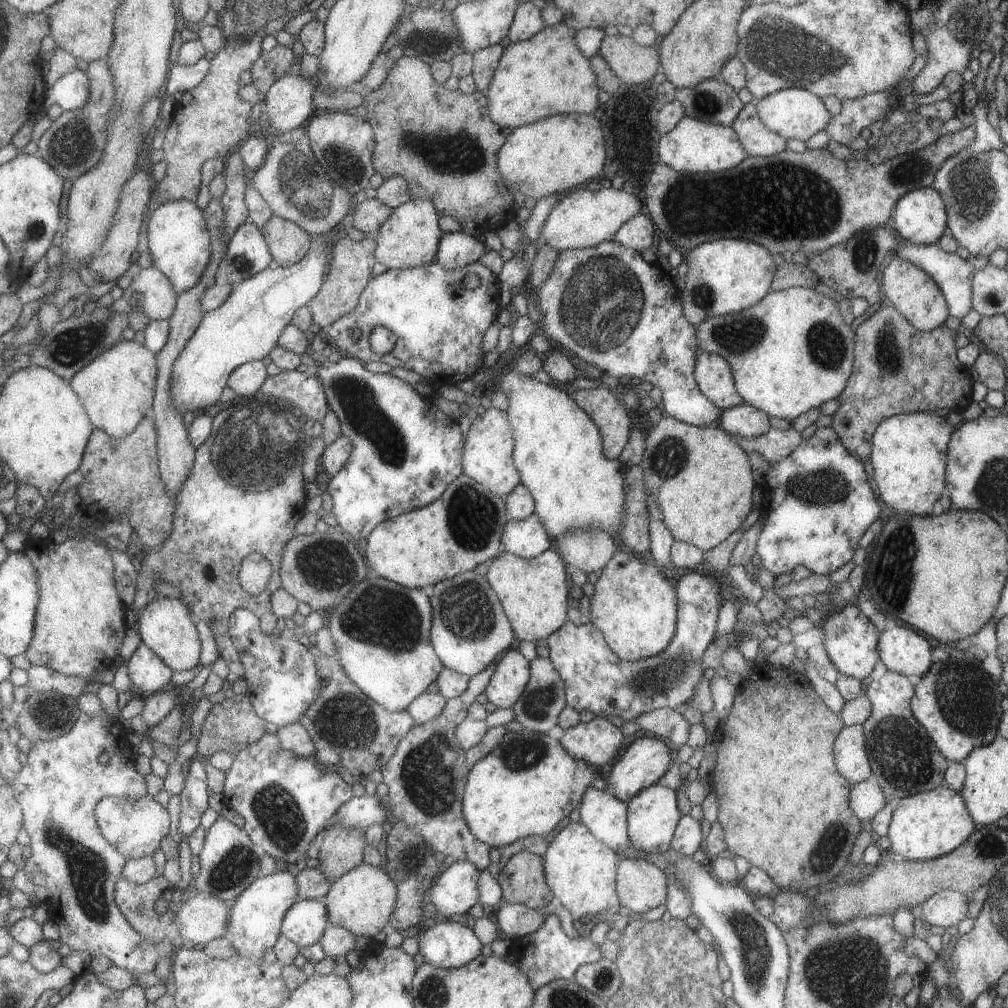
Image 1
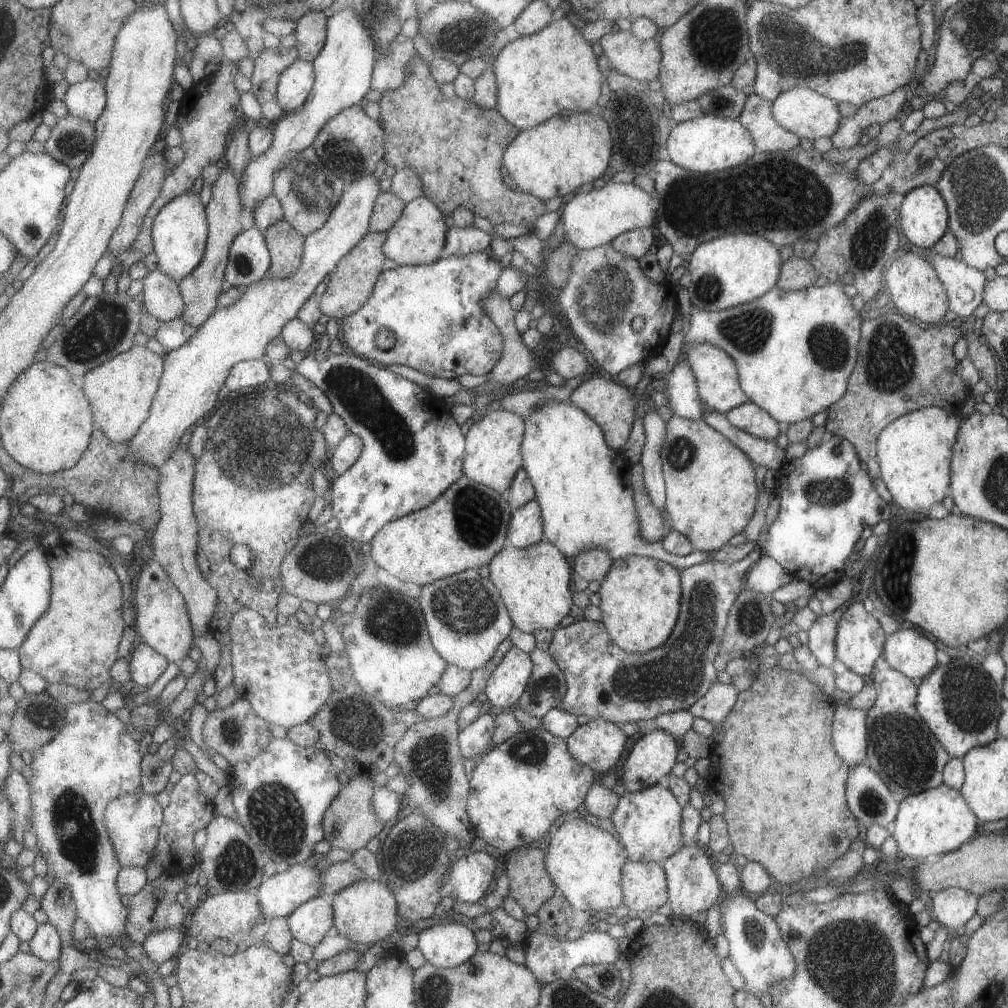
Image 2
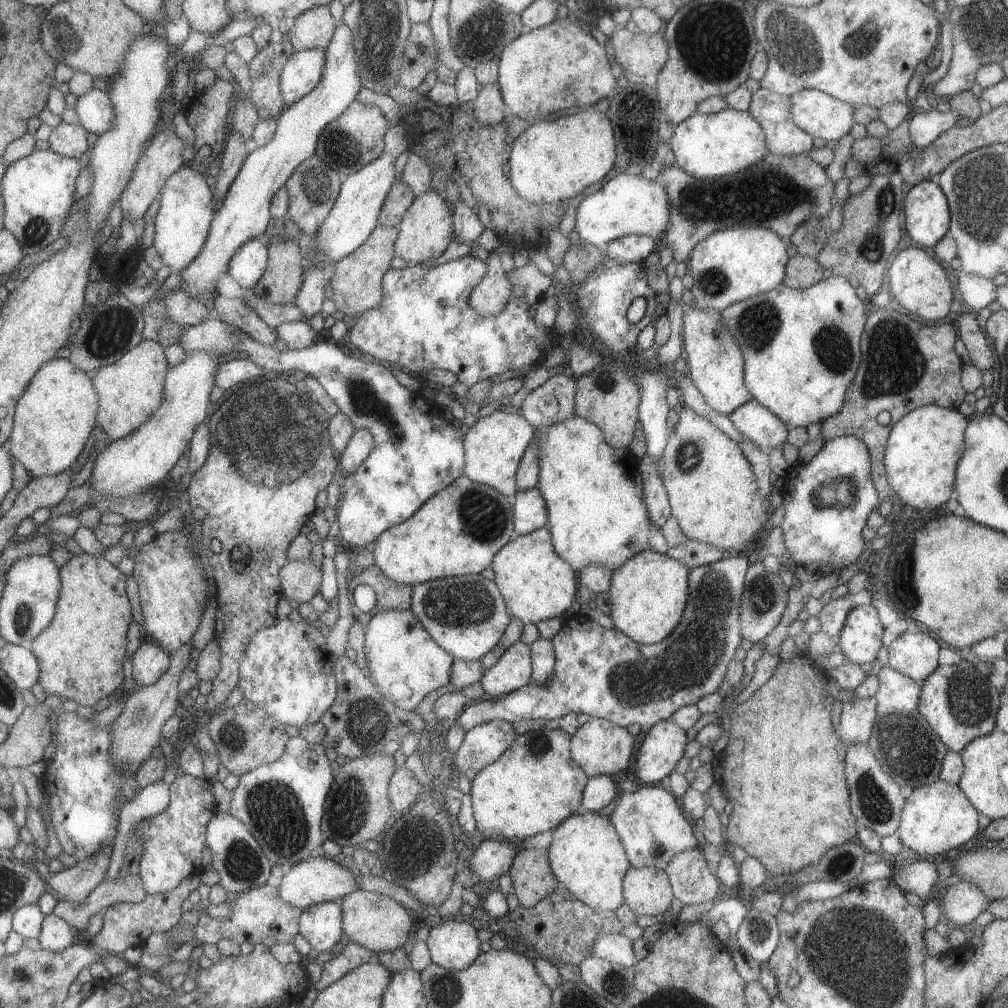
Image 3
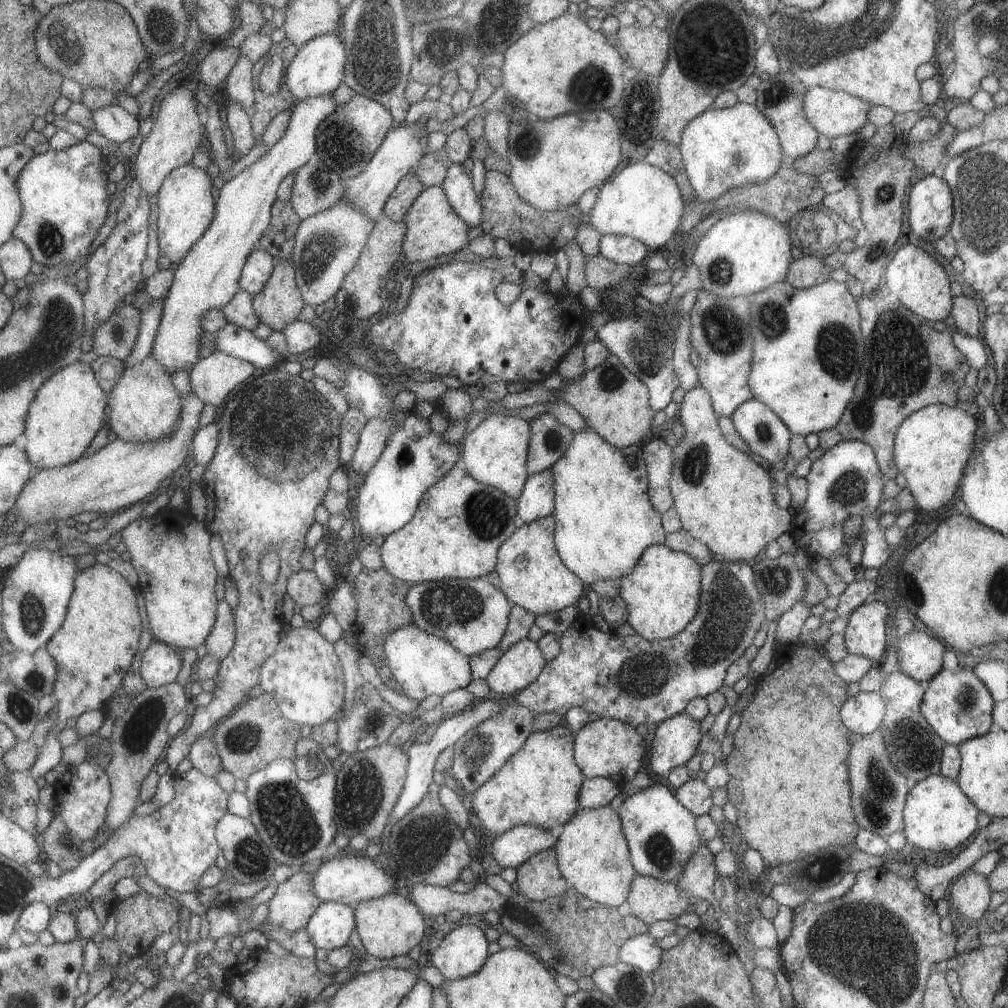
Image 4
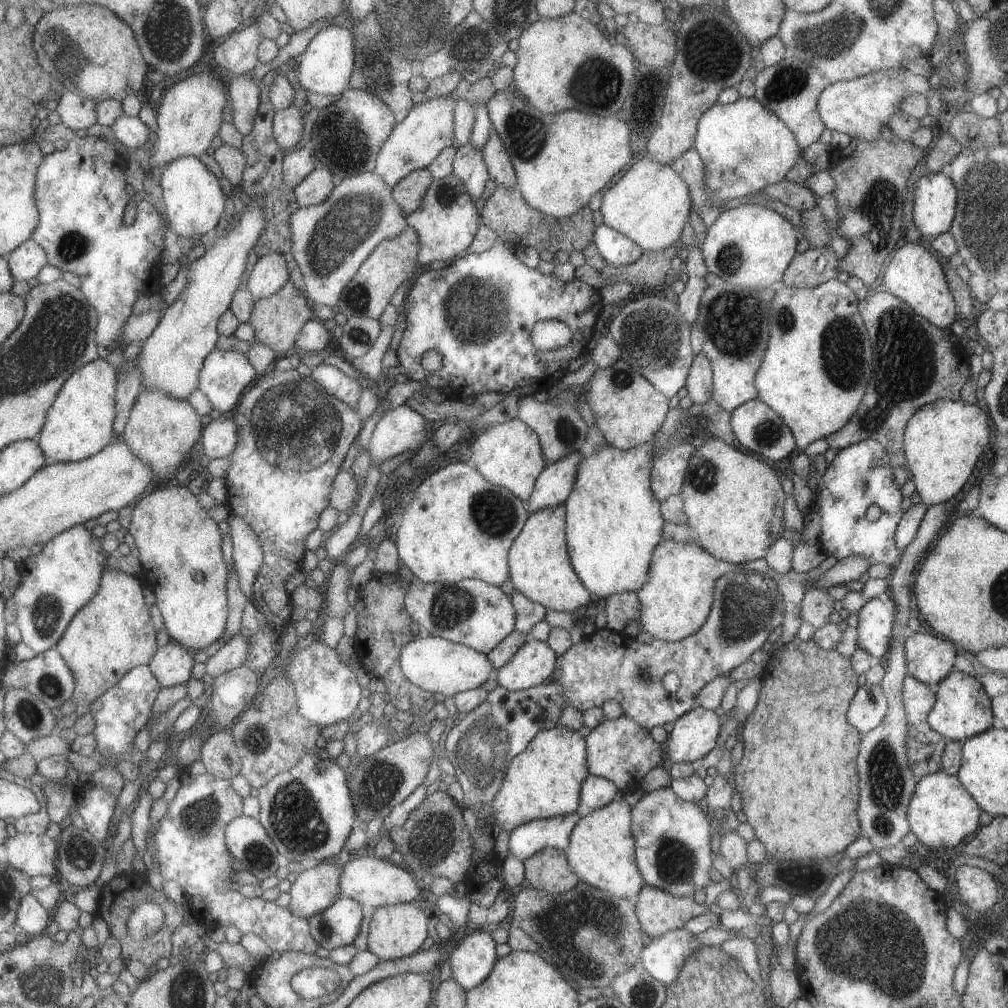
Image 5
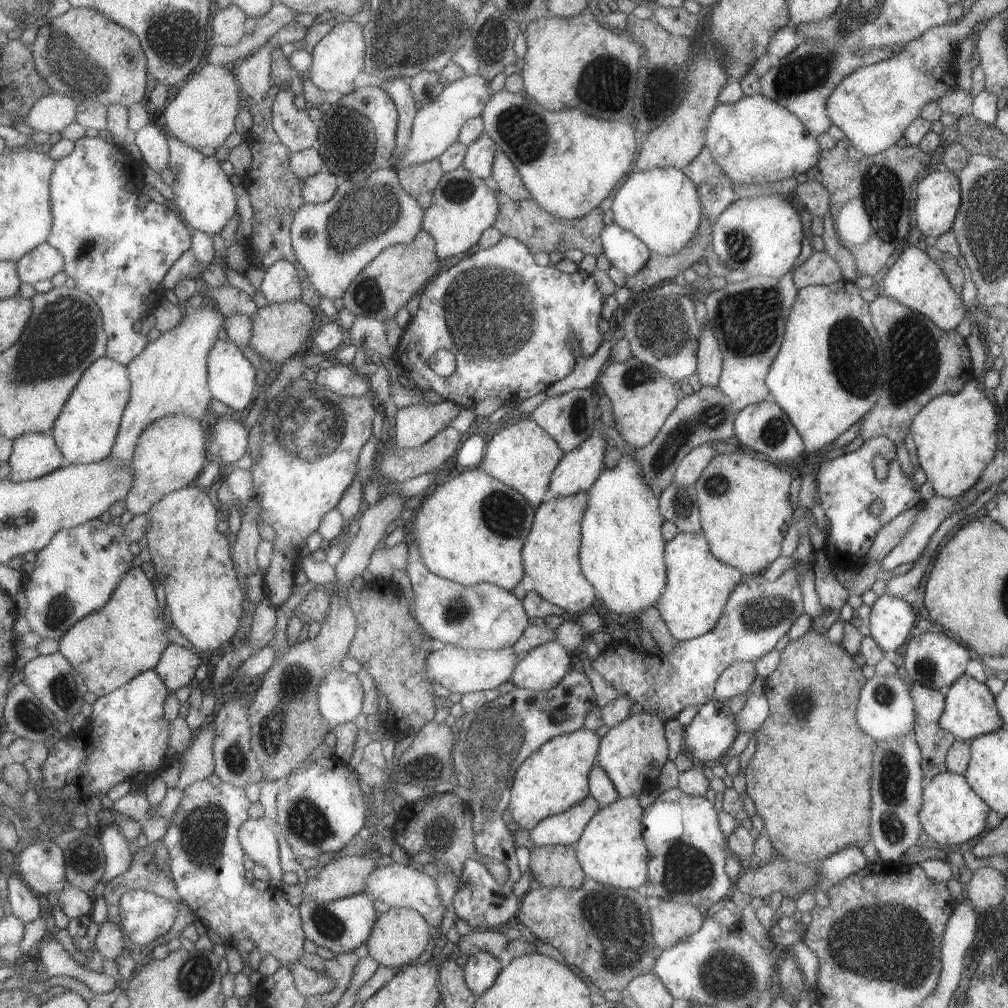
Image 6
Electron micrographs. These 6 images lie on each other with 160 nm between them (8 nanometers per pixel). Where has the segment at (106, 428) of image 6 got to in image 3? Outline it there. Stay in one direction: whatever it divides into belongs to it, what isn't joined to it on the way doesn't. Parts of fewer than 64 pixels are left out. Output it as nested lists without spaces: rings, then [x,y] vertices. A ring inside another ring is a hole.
[[[53,359],[37,372],[32,383],[16,408],[15,428],[7,444],[11,454],[25,466],[33,477],[53,476],[73,466],[83,454],[93,426],[100,411],[100,394],[96,389],[92,374],[79,368],[71,359]]]

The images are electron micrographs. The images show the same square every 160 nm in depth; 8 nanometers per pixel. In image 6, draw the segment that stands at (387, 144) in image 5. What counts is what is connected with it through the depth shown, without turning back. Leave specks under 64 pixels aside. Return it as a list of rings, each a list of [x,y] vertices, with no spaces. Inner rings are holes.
[[[479,75],[463,76],[445,85],[433,102],[421,105],[411,125],[408,147],[402,158],[397,163],[393,163],[395,171],[407,165],[434,159],[447,150],[450,144],[457,141],[461,125],[470,118],[480,116],[483,107],[489,102],[492,94],[488,82]]]

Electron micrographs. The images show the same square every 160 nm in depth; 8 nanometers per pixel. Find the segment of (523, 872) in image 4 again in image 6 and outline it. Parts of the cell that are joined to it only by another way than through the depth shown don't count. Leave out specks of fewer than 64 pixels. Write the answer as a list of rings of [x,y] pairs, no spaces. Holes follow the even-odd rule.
[[[574,845],[531,847],[528,869],[542,887],[576,889],[586,879]]]

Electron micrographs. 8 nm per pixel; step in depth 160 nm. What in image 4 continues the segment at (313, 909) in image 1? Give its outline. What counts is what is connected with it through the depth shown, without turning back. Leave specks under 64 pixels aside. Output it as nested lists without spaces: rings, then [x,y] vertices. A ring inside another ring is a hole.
[[[335,901],[321,902],[320,906],[315,909],[315,913],[306,928],[315,948],[330,951],[337,947],[343,947],[347,944],[347,937],[351,934],[351,930],[356,928],[354,908],[351,905],[344,905]]]

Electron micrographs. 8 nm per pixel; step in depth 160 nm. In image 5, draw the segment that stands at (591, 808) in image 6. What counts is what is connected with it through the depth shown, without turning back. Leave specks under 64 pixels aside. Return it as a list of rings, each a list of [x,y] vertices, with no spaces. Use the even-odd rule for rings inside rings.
[[[577,811],[565,816],[535,819],[510,832],[509,850],[515,858],[524,860],[544,848],[566,850],[572,828],[580,819]]]

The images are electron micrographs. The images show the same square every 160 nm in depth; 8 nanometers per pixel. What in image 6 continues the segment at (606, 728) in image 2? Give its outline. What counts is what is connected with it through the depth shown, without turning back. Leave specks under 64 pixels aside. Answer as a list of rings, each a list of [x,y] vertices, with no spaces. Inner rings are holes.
[[[641,712],[629,715],[609,728],[600,738],[596,760],[607,773],[619,797],[637,797],[640,792],[655,786],[657,776],[665,762],[669,747],[663,735],[664,720],[657,715]]]

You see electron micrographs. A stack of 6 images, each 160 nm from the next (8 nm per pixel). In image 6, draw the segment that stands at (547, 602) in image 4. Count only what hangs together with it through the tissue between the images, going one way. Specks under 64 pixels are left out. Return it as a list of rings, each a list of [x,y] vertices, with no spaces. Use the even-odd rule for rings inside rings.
[[[586,492],[543,500],[521,548],[525,576],[533,581],[533,591],[543,600],[562,608],[567,617],[576,617],[587,606],[596,604],[597,594],[580,569],[580,522],[588,501]]]

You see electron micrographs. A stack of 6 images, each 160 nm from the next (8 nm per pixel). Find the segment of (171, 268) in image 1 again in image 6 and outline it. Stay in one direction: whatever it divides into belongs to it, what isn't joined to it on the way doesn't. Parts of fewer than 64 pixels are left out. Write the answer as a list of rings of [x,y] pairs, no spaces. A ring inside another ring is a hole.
[[[169,133],[171,156],[170,169],[176,171],[173,189],[174,202],[180,216],[194,229],[216,235],[237,216],[237,194],[231,178],[221,168],[221,161],[214,155],[205,156],[193,147],[184,145],[177,137]]]

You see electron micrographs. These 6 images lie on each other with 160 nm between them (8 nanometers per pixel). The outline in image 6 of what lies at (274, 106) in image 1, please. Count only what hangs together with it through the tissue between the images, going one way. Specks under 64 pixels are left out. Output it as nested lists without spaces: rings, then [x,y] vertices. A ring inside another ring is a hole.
[[[351,19],[337,23],[319,42],[315,45],[313,55],[313,66],[310,70],[312,83],[322,91],[335,91],[342,95],[348,95],[356,87],[353,78],[363,70],[364,52],[366,44],[364,40],[363,26]]]

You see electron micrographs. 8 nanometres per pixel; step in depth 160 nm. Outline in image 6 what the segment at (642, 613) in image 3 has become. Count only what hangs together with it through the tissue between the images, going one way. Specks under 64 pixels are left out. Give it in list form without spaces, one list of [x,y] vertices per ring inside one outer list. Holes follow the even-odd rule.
[[[679,531],[670,541],[666,541],[664,561],[666,587],[655,608],[659,611],[670,635],[676,641],[686,641],[709,632],[717,624],[730,593],[741,581],[740,570],[717,560],[712,555],[702,531]]]

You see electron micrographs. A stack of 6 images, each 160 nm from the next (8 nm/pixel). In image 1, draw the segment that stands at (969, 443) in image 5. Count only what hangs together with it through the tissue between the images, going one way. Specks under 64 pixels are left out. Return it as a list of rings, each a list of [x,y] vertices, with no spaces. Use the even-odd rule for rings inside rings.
[[[933,412],[899,413],[884,418],[877,424],[871,436],[870,463],[873,469],[873,489],[883,507],[889,506],[895,513],[927,516],[933,502],[945,489],[946,452],[951,433],[955,427]]]

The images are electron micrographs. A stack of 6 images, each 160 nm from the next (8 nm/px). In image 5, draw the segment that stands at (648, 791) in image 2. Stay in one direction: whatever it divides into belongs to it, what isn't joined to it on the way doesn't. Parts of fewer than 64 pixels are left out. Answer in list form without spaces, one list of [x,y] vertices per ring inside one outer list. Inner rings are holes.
[[[671,787],[645,793],[630,810],[630,831],[635,843],[635,862],[645,885],[661,889],[674,897],[691,897],[711,882],[711,826],[701,802],[680,799]]]

